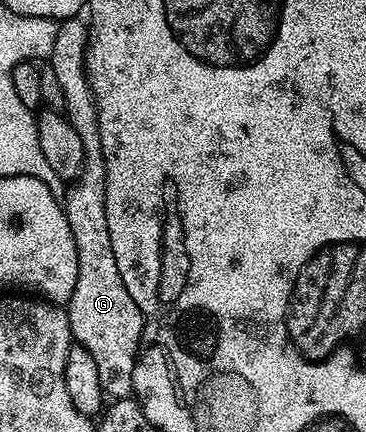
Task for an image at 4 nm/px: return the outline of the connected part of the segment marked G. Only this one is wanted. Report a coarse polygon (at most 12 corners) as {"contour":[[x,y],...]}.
{"contour":[[58,24],[48,65],[84,165],[64,195],[76,241],[70,333],[103,396],[129,399],[142,310],[116,269],[87,24]]}

